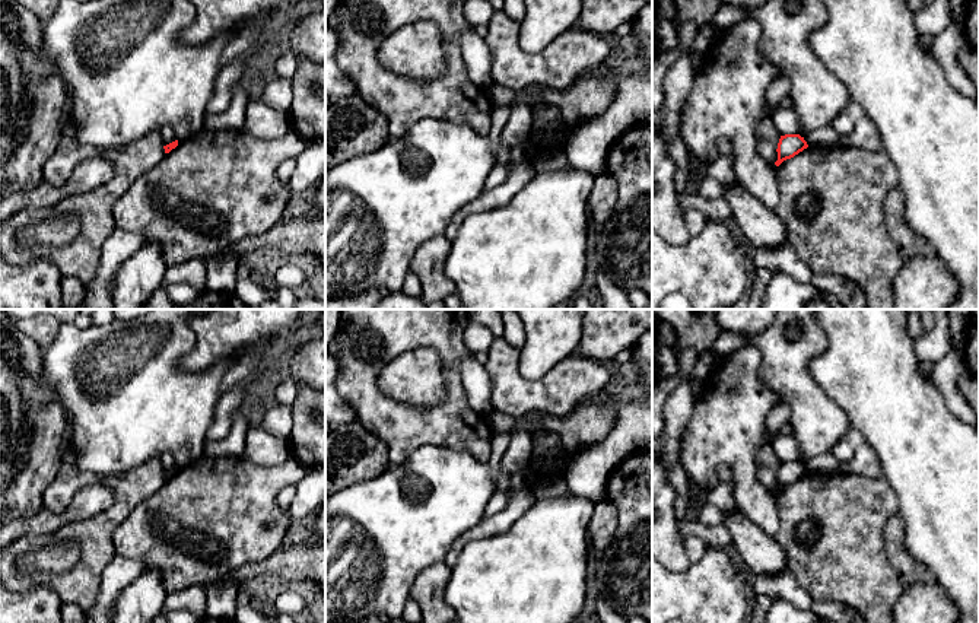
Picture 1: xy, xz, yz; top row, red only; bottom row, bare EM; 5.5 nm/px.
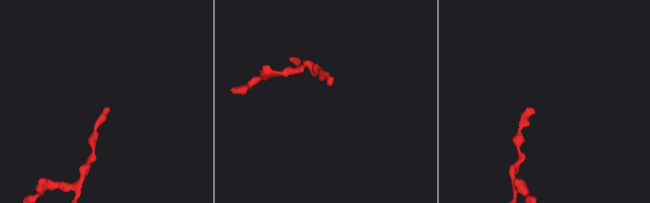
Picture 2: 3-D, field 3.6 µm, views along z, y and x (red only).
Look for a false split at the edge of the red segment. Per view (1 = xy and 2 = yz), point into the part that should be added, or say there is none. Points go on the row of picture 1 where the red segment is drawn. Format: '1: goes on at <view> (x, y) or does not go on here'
1: does not go on here
2: does not go on here

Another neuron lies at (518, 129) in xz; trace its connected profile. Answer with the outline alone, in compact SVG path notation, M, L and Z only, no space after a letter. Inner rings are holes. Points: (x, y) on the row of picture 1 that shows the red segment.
M519 102L511 107L509 120L500 134L500 144L509 149L525 143L533 133L533 109L530 104Z

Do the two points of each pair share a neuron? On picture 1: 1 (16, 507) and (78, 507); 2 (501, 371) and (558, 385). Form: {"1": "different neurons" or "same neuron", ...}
{"1": "different neurons", "2": "same neuron"}

